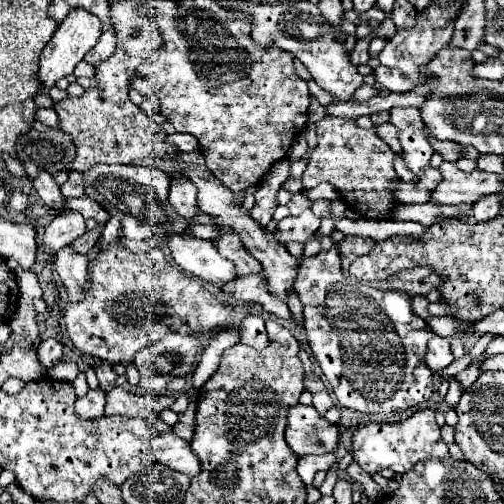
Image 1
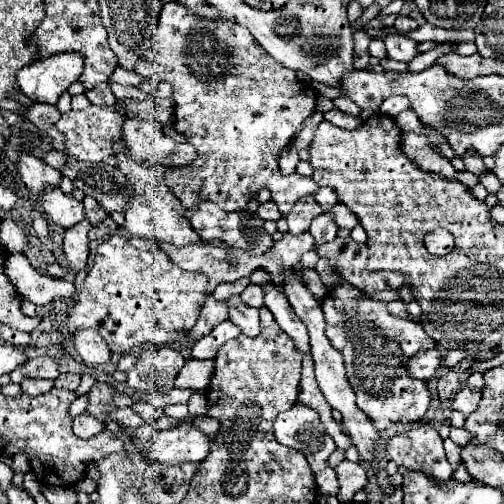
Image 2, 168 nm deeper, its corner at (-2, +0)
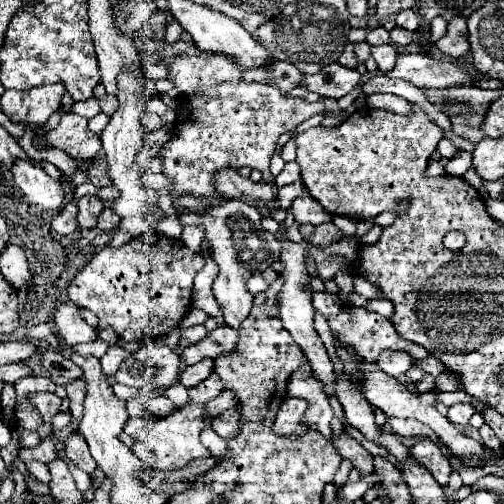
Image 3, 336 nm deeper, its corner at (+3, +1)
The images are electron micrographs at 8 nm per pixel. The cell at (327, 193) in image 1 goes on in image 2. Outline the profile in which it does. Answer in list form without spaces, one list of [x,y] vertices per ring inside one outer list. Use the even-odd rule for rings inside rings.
[[[168,2],[168,4],[162,6],[162,12],[160,12],[158,30],[156,30],[156,42],[152,44],[152,48],[148,48],[148,50],[144,52],[144,56],[140,58],[140,62],[136,64],[134,70],[136,70],[136,74],[140,74],[144,80],[150,80],[150,82],[154,82],[154,84],[158,84],[158,82],[168,82],[168,84],[172,84],[174,128],[176,128],[180,134],[188,136],[188,142],[194,144],[196,150],[198,150],[198,158],[196,158],[190,166],[166,170],[166,174],[164,174],[166,186],[176,194],[176,198],[178,198],[184,206],[192,206],[196,200],[206,198],[206,200],[212,200],[214,204],[218,204],[218,206],[220,206],[222,210],[226,210],[226,212],[246,210],[248,204],[250,204],[250,198],[252,198],[258,190],[268,188],[268,190],[272,192],[272,200],[278,204],[280,212],[284,212],[284,216],[286,216],[286,214],[294,208],[294,204],[298,202],[298,198],[302,198],[302,196],[306,196],[306,194],[310,194],[310,196],[316,194],[316,190],[318,190],[316,182],[312,182],[312,180],[308,180],[308,178],[302,178],[302,176],[284,176],[284,174],[280,172],[280,168],[278,168],[278,156],[280,156],[280,152],[282,152],[286,146],[290,146],[294,134],[302,128],[302,122],[304,122],[308,116],[312,116],[314,110],[316,110],[316,108],[314,108],[314,90],[302,88],[300,80],[296,78],[296,74],[294,74],[290,68],[282,66],[280,62],[272,60],[268,54],[264,54],[264,50],[260,48],[260,45],[246,27],[240,26],[240,24],[234,24],[234,22],[224,22],[224,20],[200,18],[198,14],[190,12],[184,4],[180,4],[180,2]]]

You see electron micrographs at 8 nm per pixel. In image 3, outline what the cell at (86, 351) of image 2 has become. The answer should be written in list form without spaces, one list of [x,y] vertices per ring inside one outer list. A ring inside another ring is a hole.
[[[65,301],[57,307],[55,327],[57,327],[57,335],[61,337],[61,341],[67,343],[69,347],[73,347],[77,343],[89,343],[89,341],[97,339],[95,329],[85,323],[79,307],[73,301]]]

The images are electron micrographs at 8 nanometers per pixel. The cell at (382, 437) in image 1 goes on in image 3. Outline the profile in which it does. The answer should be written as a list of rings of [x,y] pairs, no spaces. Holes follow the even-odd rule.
[[[423,439],[417,445],[411,447],[413,459],[423,463],[431,475],[437,479],[439,485],[447,485],[449,483],[449,475],[453,473],[453,467],[449,463],[449,459],[441,453],[441,449],[431,441],[431,439]]]

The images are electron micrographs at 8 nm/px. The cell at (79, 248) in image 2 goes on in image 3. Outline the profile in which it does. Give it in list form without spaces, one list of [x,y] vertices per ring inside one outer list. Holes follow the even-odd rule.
[[[65,201],[63,209],[51,217],[51,227],[61,235],[71,235],[77,231],[77,205]]]

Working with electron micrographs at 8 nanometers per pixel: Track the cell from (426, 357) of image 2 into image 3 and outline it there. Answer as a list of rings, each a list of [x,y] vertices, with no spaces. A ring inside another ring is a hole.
[[[387,351],[387,353],[379,353],[379,361],[377,367],[385,373],[389,373],[391,377],[403,375],[407,369],[413,367],[413,359],[407,353],[399,353],[399,351]]]

